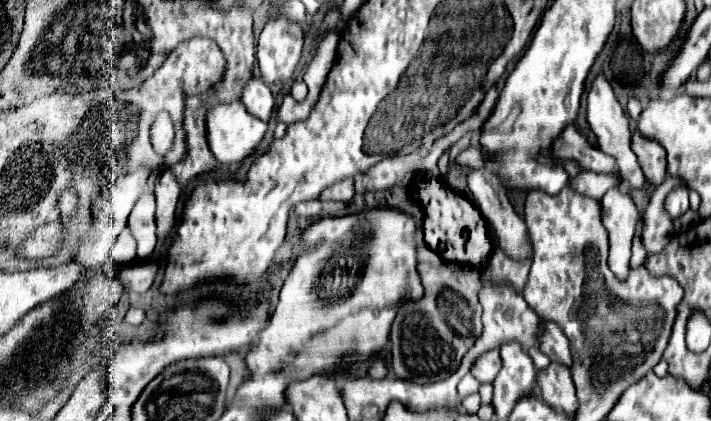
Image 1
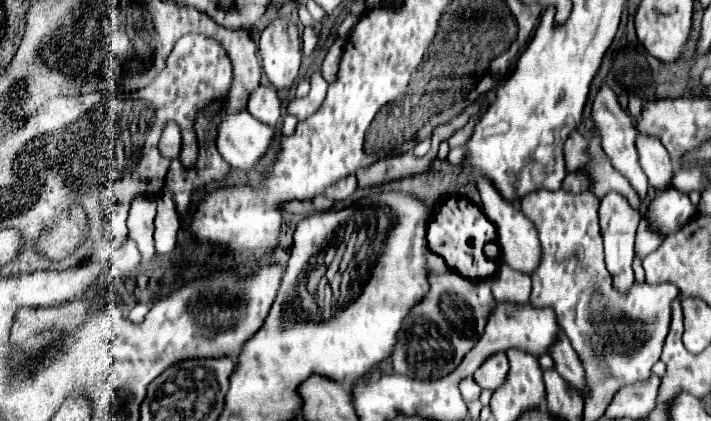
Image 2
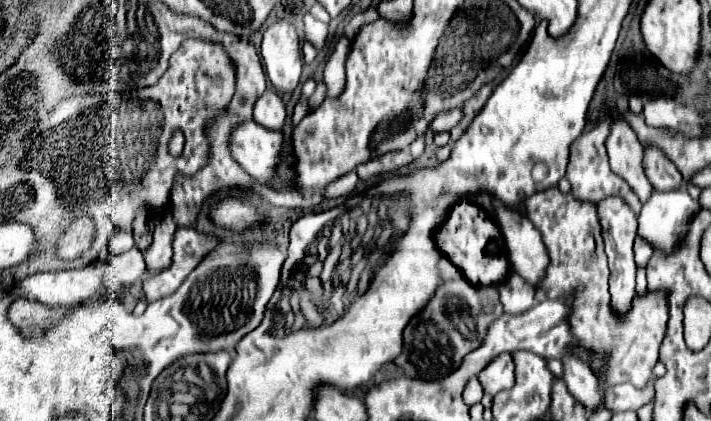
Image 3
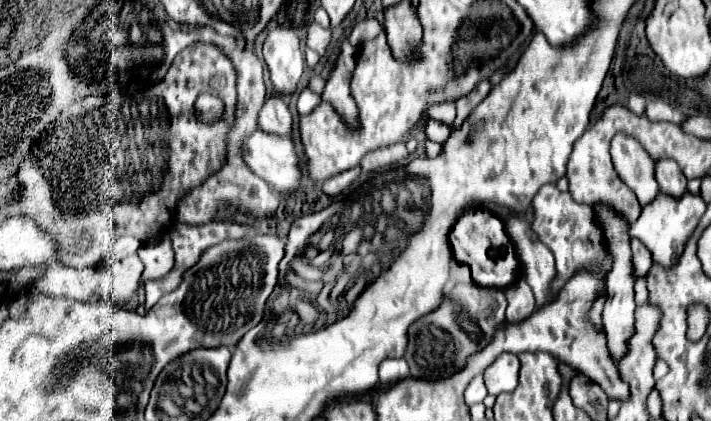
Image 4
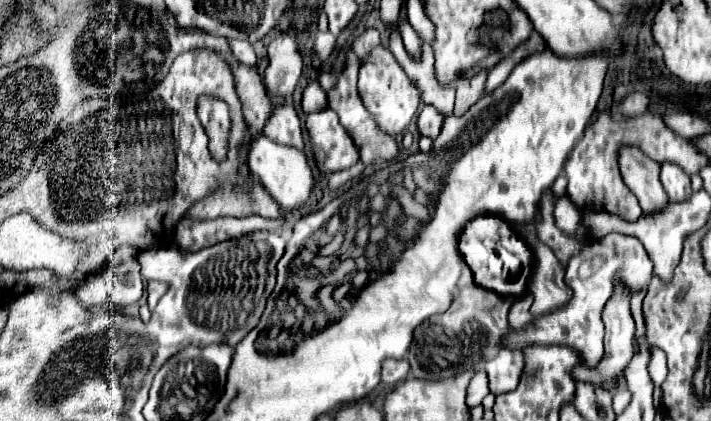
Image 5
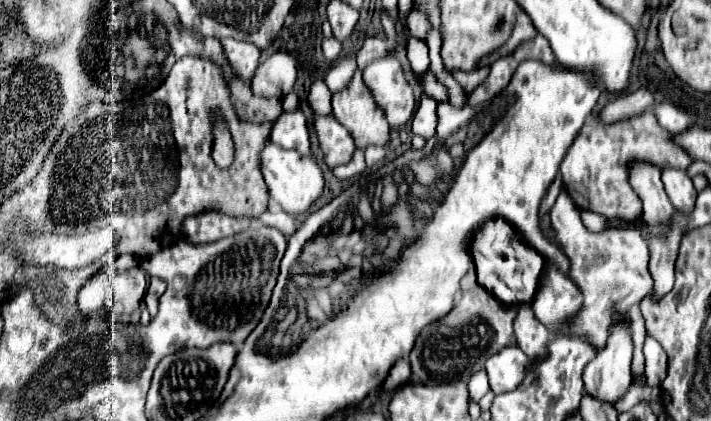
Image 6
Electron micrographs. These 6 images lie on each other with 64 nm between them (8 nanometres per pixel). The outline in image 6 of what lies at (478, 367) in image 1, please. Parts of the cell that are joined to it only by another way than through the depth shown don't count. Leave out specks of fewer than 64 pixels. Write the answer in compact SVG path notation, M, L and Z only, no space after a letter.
M506 346L486 362L490 388L494 394L504 394L524 380L528 356L518 346Z

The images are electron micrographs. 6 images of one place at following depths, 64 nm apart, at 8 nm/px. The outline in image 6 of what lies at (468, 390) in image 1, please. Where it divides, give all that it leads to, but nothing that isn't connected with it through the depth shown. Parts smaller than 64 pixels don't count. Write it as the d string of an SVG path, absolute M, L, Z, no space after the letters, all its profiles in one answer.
M480 370L480 372L476 372L472 378L470 378L470 382L468 382L468 392L470 392L470 398L474 400L474 402L478 402L486 392L490 390L490 386L488 386L488 376L486 376L486 370Z

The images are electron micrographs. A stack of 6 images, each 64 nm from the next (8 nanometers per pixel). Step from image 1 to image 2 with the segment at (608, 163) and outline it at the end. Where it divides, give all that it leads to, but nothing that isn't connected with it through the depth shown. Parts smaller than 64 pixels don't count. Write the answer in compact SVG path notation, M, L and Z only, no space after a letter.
M572 132L570 134L570 138L566 140L566 144L564 144L564 156L566 156L566 166L568 166L568 170L570 172L574 172L576 168L580 168L580 166L584 166L590 158L586 156L586 138L584 136L580 136L578 132Z

